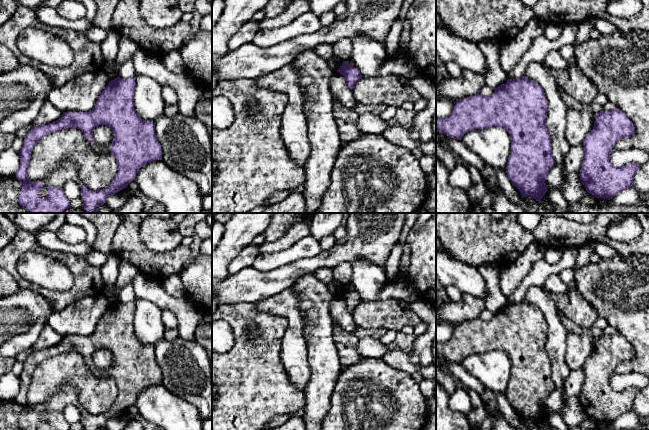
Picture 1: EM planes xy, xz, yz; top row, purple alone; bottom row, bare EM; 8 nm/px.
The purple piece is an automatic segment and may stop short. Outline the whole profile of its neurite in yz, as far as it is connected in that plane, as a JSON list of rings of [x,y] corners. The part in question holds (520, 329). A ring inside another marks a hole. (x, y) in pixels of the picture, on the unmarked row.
[[[527,302],[508,303],[494,317],[485,321],[480,318],[456,326],[452,337],[436,343],[436,353],[445,359],[461,364],[469,355],[499,350],[507,353],[511,360],[511,379],[506,397],[522,421],[532,420],[540,427],[548,412],[545,404],[555,388],[552,379],[551,361],[546,350],[548,325],[541,310]]]

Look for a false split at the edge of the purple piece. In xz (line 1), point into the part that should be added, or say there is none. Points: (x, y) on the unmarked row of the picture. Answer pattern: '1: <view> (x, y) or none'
1: none

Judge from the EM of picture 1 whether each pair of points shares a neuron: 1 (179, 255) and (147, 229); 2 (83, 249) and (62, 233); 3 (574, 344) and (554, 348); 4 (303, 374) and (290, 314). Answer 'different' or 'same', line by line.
1: different
2: different
3: different
4: same

